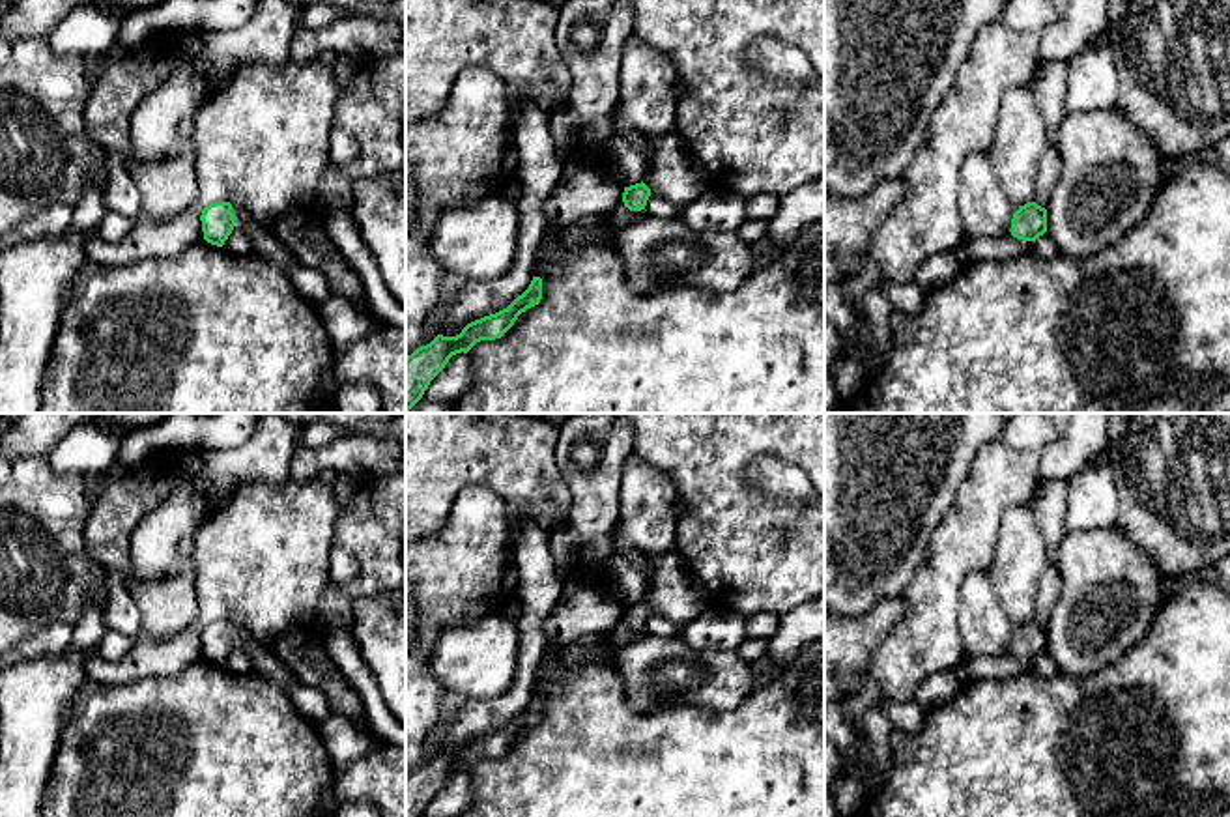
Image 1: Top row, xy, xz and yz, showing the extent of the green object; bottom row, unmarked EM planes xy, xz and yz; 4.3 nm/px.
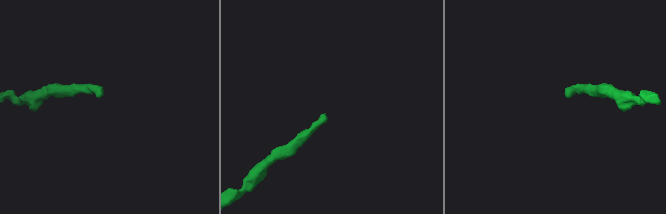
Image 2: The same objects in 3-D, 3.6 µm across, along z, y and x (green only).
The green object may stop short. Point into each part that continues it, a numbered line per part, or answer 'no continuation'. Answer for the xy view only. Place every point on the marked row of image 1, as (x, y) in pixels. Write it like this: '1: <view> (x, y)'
1: xy (309, 283)

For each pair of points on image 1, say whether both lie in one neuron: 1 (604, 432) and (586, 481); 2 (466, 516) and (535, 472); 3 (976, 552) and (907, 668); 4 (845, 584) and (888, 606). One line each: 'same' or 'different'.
1: same
2: different
3: same
4: different

